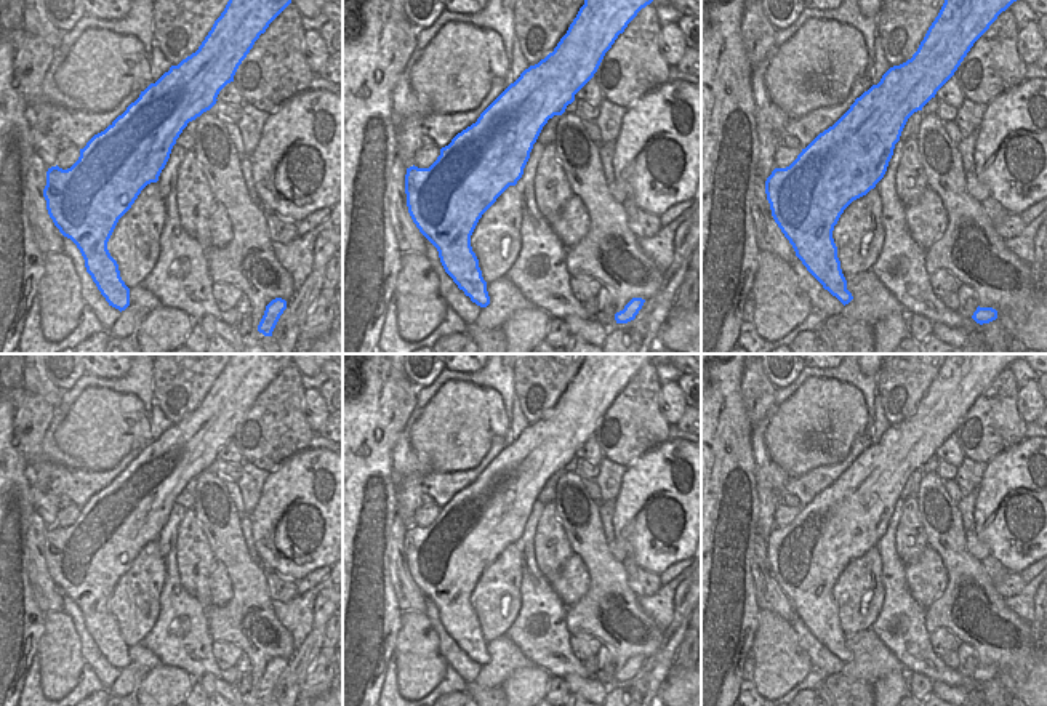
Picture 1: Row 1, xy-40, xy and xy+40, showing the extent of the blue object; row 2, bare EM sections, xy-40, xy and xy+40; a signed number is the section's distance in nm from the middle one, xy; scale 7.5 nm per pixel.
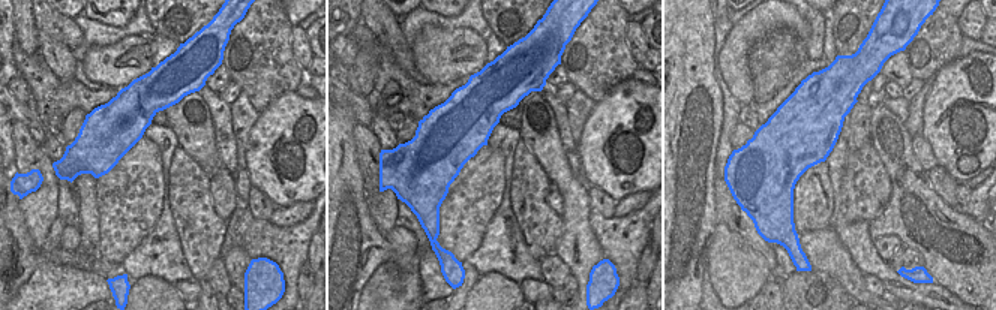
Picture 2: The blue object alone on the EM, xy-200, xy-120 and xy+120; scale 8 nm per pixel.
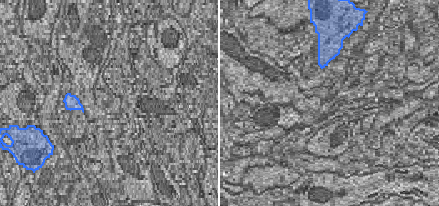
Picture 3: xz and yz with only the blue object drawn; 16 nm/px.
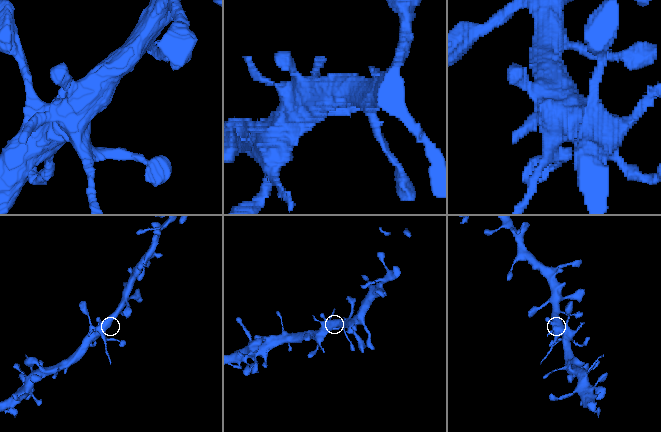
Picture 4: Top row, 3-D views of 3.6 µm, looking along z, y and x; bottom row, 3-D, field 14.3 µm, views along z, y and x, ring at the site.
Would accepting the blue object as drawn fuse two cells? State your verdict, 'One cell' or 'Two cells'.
Two cells

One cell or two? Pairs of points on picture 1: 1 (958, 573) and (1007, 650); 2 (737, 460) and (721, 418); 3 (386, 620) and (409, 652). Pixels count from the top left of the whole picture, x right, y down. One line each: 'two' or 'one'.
1: one
2: one
3: two

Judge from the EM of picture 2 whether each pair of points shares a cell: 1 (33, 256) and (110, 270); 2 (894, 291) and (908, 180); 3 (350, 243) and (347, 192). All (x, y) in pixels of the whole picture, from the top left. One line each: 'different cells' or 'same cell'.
1: same cell
2: different cells
3: same cell

